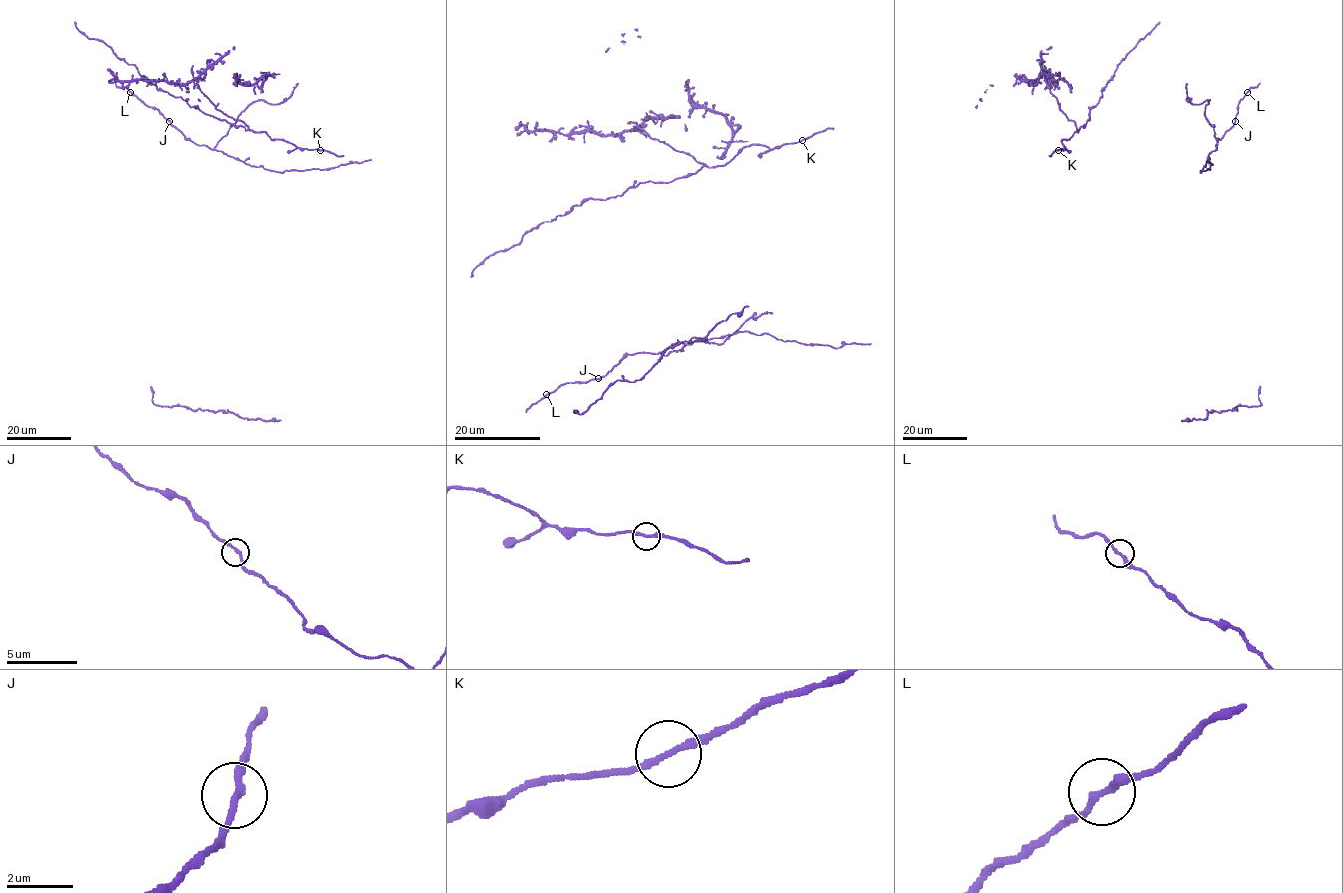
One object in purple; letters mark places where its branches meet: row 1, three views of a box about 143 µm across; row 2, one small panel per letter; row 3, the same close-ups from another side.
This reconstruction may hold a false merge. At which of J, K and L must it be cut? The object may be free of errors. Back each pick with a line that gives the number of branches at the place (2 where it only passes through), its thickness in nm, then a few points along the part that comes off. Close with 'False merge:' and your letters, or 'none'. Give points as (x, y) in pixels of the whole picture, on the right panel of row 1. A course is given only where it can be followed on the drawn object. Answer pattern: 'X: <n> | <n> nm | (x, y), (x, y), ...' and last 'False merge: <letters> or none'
L: 2 | 200 nm | (1247, 91), (1259, 83)
False merge: L

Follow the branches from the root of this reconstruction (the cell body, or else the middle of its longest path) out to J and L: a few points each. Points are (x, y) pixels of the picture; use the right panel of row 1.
J: (1214, 134), (1218, 140), (1216, 149), (1217, 141), (1235, 121)
L: (1214, 134), (1218, 140), (1216, 149), (1217, 141), (1233, 125), (1239, 102), (1247, 91)

